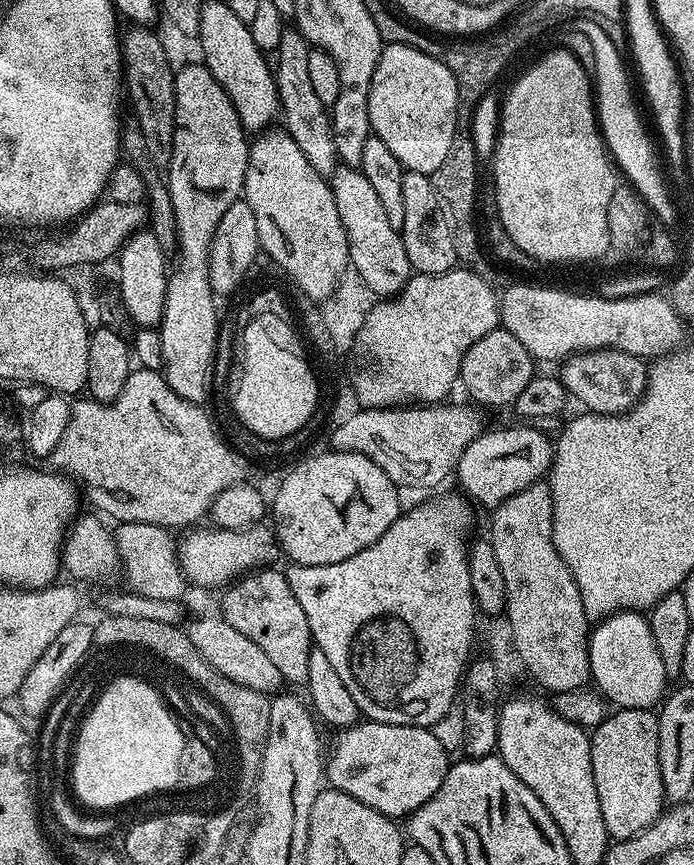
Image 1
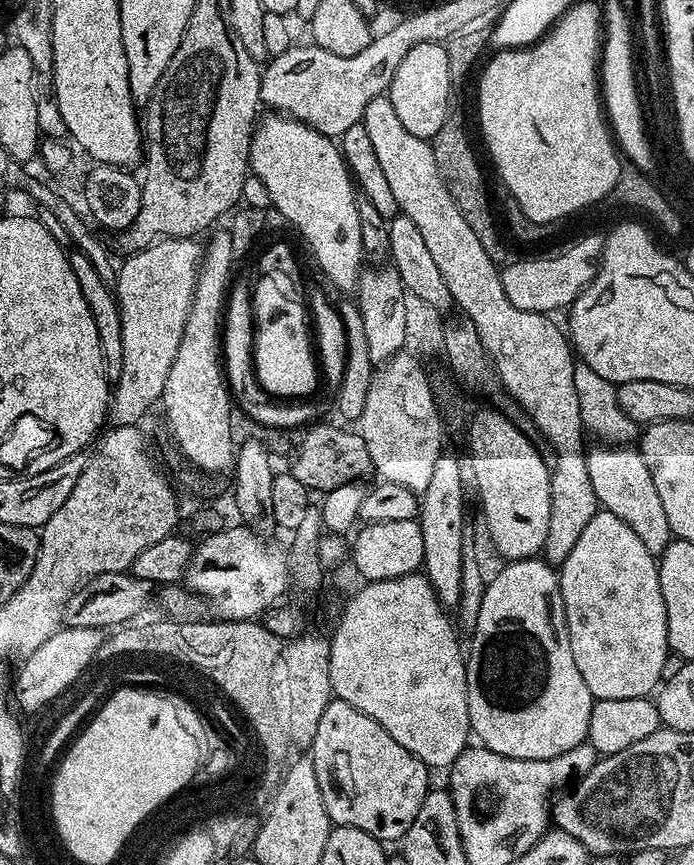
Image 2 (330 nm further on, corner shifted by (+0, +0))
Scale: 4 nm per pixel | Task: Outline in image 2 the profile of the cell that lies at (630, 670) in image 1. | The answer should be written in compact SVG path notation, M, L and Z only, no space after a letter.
M600 510L586 522L586 530L582 530L574 550L570 550L566 562L559 565L558 575L570 634L570 651L574 653L574 662L593 701L651 697L661 683L662 662L666 662L670 654L666 602L662 598L657 557L642 546L634 530L630 530L622 518L614 518L614 514Z

